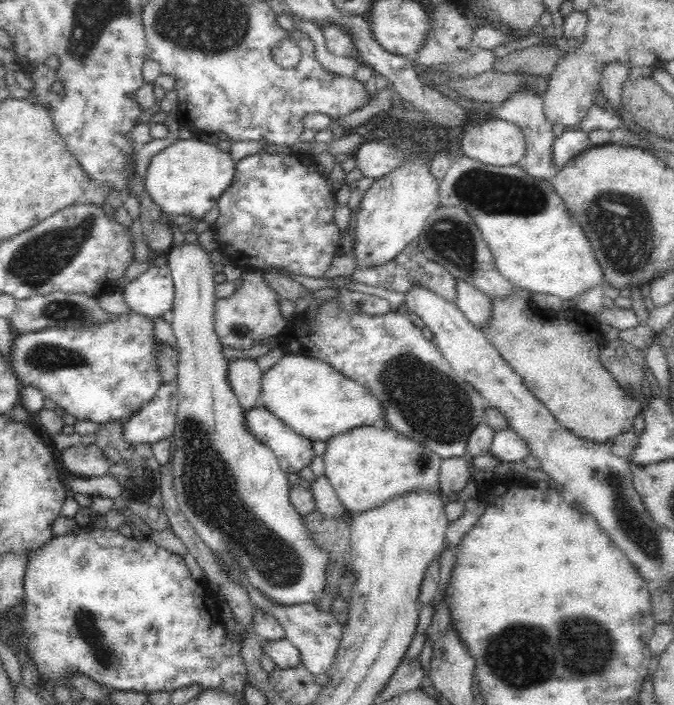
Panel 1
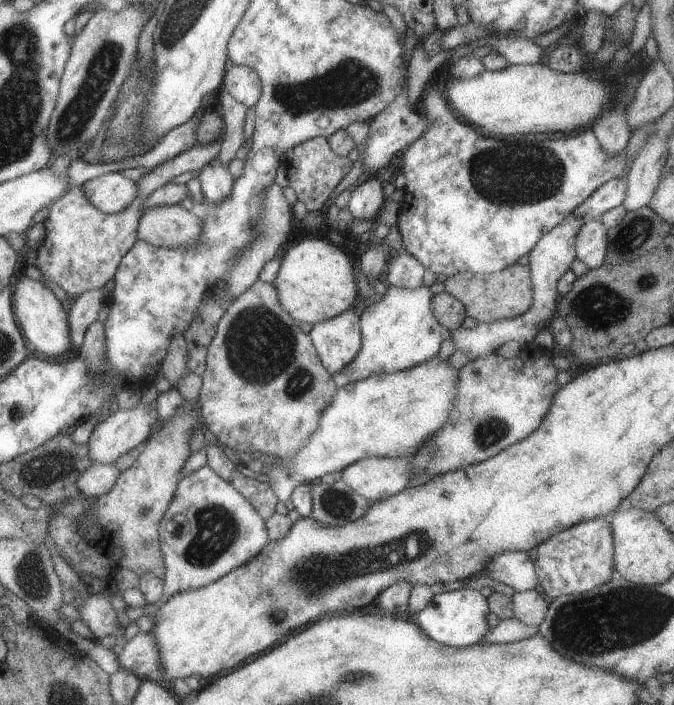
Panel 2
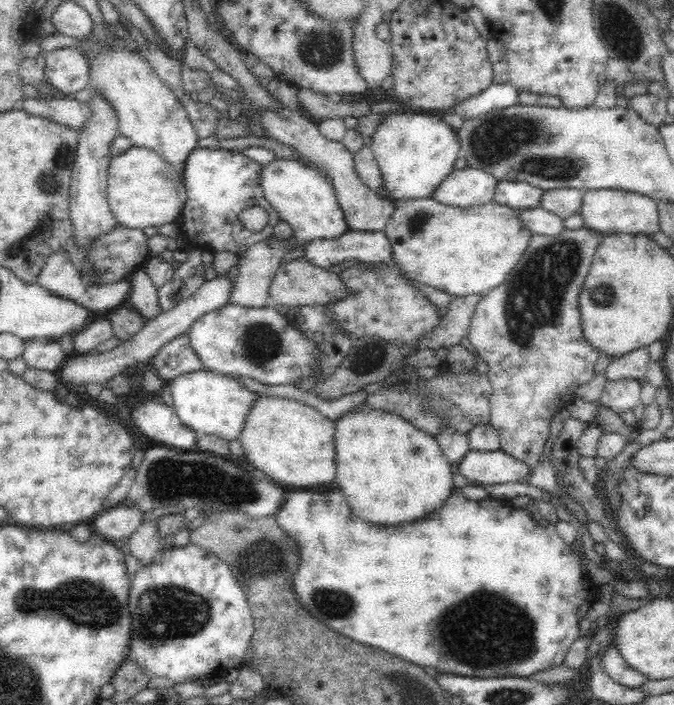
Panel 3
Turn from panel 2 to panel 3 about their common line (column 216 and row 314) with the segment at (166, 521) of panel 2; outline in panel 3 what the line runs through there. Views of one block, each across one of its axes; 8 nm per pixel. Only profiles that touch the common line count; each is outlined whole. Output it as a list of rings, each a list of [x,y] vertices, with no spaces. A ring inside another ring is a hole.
[[[584,227],[578,230],[564,228],[554,236],[533,234],[512,274],[502,284],[485,293],[476,305],[476,314],[470,322],[470,344],[489,366],[487,376],[493,393],[489,398],[488,422],[498,433],[499,449],[512,459],[530,466],[536,466],[541,460],[553,416],[559,410],[566,409],[575,396],[577,386],[588,383],[594,375],[594,364],[600,353],[581,335],[578,300],[602,238],[602,233]]]

